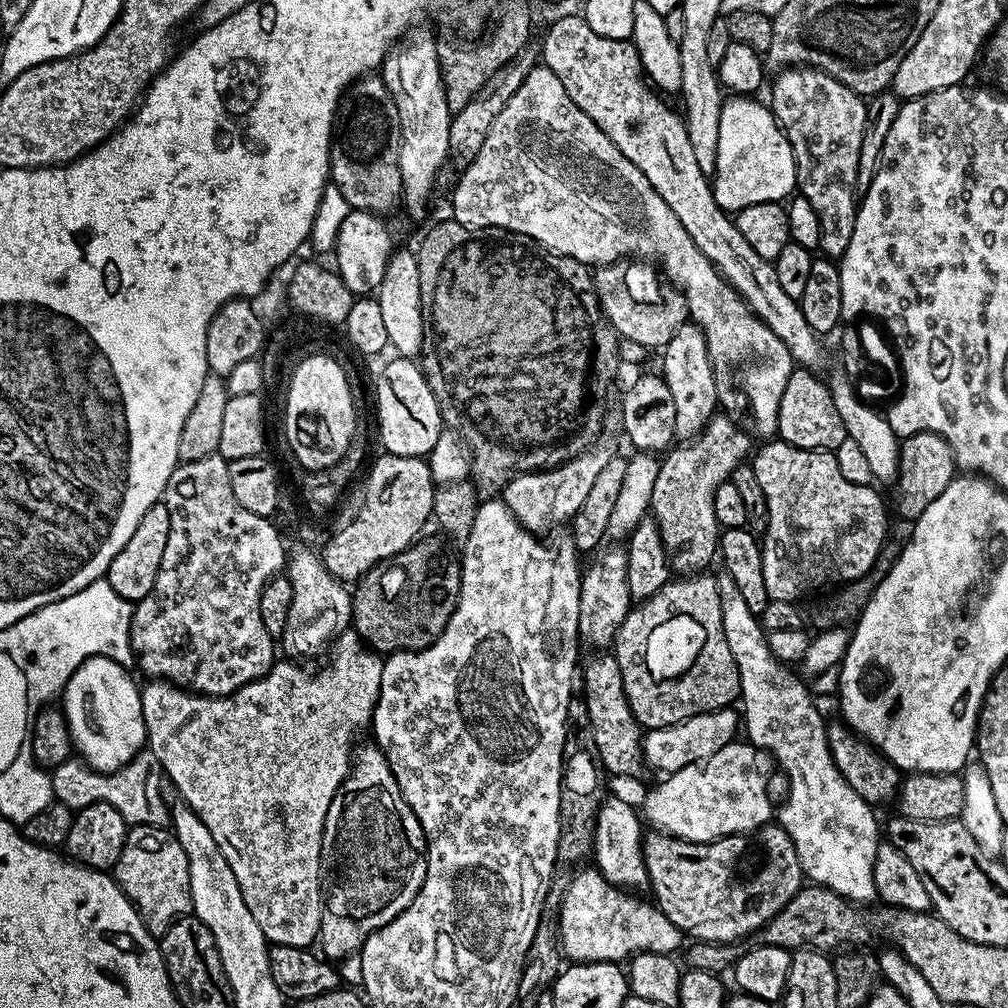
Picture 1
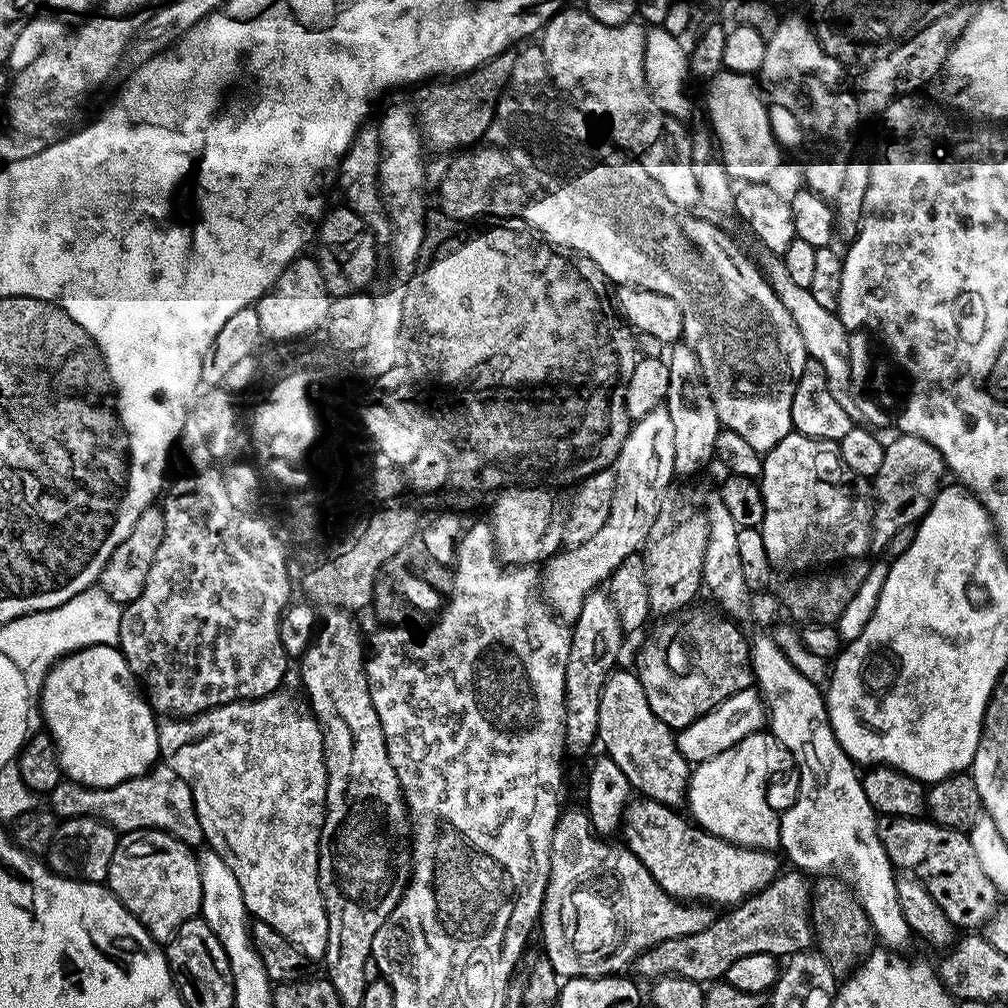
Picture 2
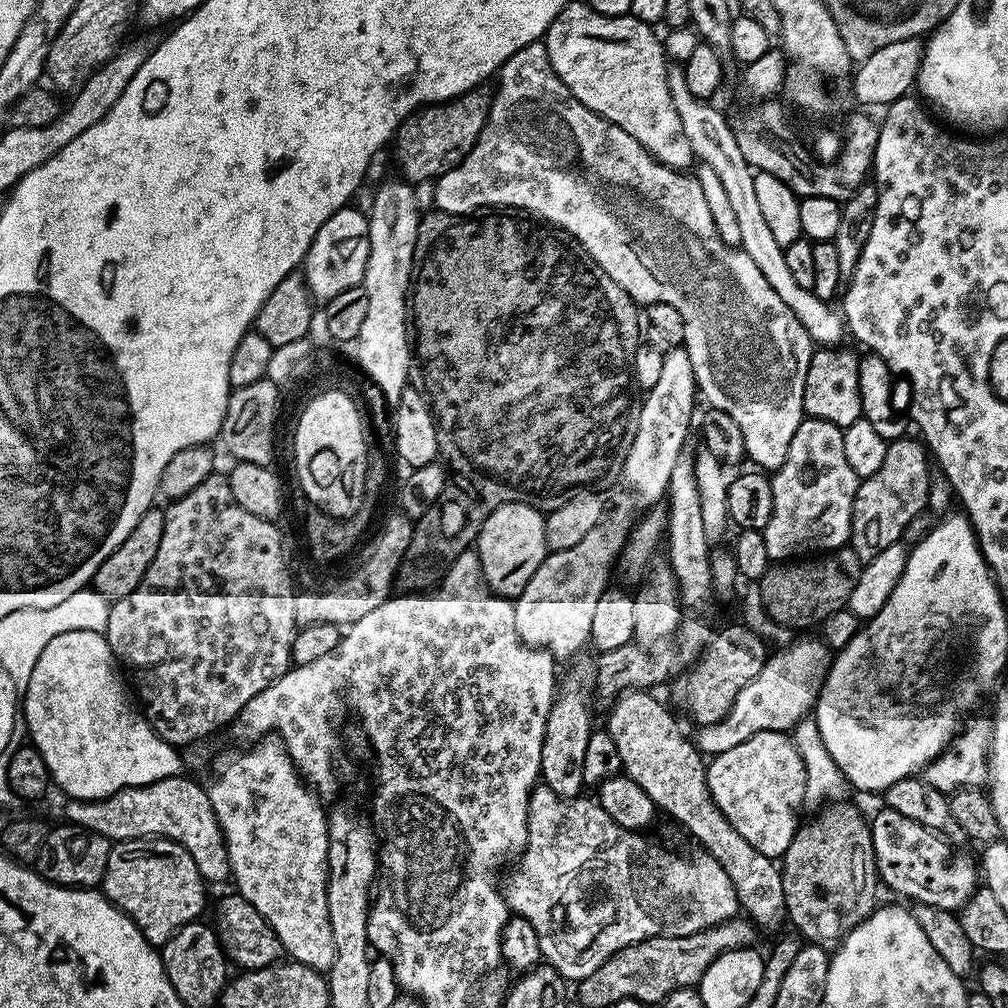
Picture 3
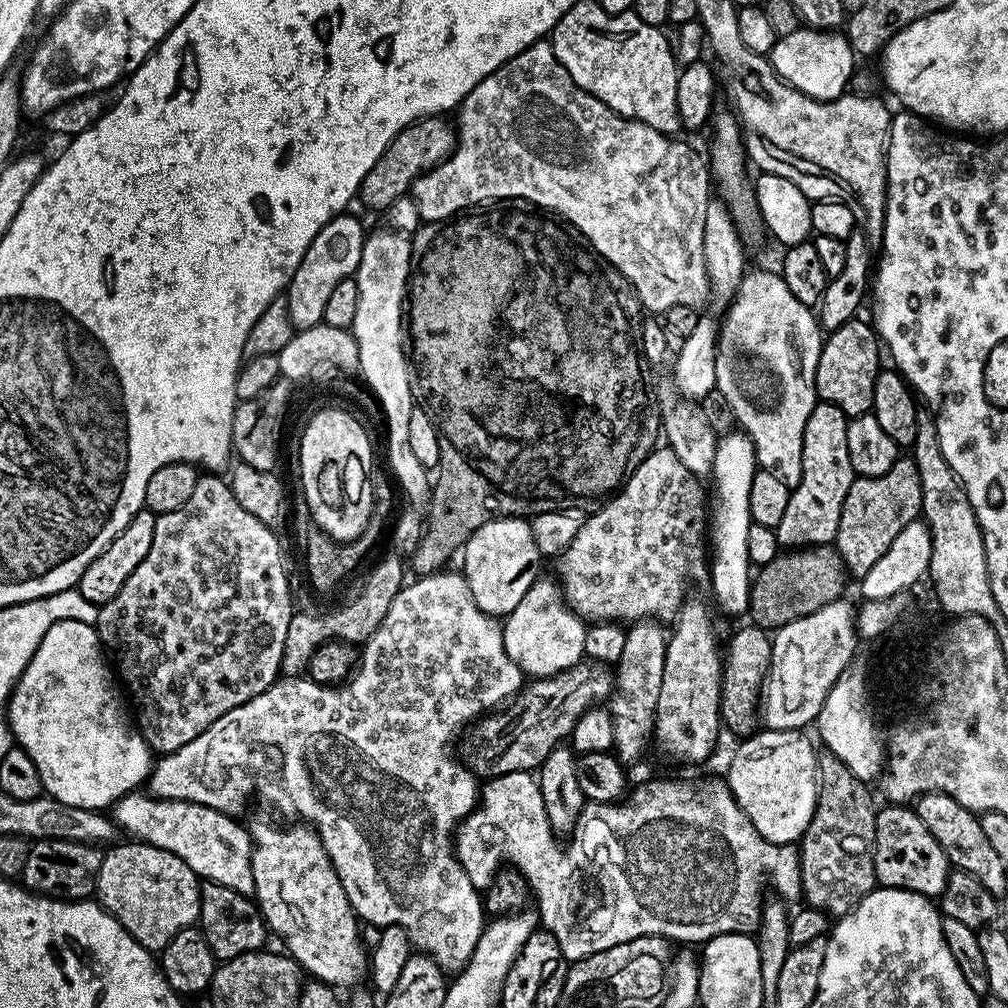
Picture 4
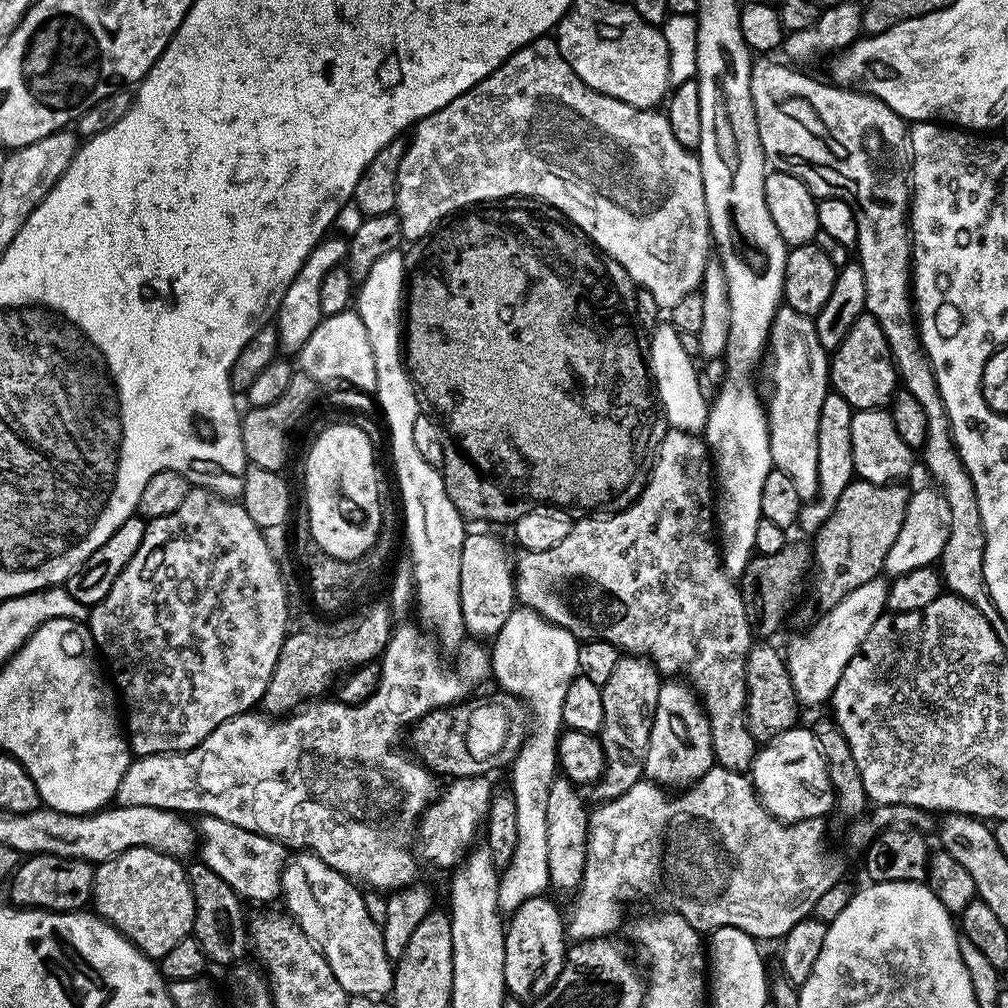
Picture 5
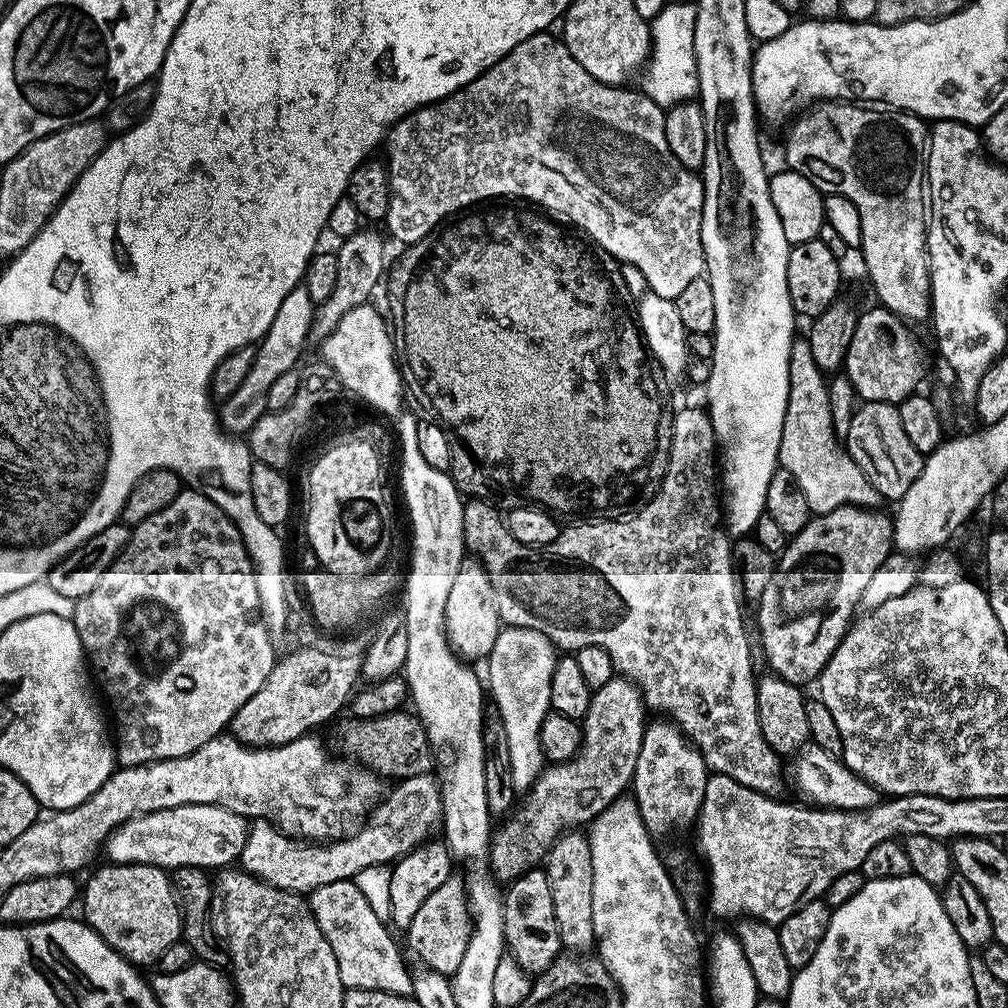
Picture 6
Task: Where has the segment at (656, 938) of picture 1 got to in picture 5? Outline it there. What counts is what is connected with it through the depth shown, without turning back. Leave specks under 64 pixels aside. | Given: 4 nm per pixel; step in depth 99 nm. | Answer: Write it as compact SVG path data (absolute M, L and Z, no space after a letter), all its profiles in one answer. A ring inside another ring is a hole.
M714 766L705 776L695 784L683 789L679 794L666 794L659 784L642 778L626 794L613 800L606 800L595 805L588 818L588 849L586 850L586 870L582 874L582 882L571 897L572 909L566 912L566 936L569 941L599 940L613 935L612 931L620 924L620 899L624 896L624 888L633 888L636 892L648 892L656 888L656 892L665 900L671 911L677 912L688 925L701 934L711 934L716 928L734 926L746 934L755 936L757 941L779 941L798 922L809 919L814 910L814 902L826 894L841 879L840 864L824 849L824 823L823 819L799 820L793 824L785 824L782 820L775 820L762 806L756 796L756 789L745 773L735 772L729 768ZM488 776L456 778L449 783L452 785L441 796L439 793L433 799L418 821L418 856L421 861L429 860L434 867L448 868L447 870L455 869L463 861L466 849L476 836L476 827L479 829L488 815L488 806L494 795L490 781Z

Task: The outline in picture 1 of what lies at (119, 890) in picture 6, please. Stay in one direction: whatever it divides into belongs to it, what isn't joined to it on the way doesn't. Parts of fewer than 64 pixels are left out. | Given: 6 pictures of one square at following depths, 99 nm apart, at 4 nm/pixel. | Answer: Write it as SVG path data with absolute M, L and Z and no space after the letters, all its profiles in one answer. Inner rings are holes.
M151 824L129 827L122 854L114 869L114 879L128 895L128 901L135 906L152 936L164 936L174 921L189 915L192 906L190 866L186 862L186 850L182 850L167 827Z

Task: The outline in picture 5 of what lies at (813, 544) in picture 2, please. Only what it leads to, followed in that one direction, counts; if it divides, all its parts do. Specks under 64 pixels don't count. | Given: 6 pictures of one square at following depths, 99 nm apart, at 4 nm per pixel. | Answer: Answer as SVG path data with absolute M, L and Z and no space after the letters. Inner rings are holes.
M829 391L822 398L822 414L818 414L818 470L816 471L816 497L801 503L800 513L796 519L798 528L808 534L816 533L830 518L842 490L854 479L852 471L852 443L850 442L850 422L853 409L842 394Z

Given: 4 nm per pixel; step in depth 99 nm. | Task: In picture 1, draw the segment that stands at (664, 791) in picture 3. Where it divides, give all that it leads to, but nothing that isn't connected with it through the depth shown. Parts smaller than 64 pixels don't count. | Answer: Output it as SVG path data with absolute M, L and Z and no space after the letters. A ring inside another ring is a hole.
M598 652L583 665L584 696L582 702L590 715L591 732L594 734L596 752L599 754L601 767L609 774L618 776L636 776L644 770L642 729L633 718L628 699L625 698L621 671L615 655Z

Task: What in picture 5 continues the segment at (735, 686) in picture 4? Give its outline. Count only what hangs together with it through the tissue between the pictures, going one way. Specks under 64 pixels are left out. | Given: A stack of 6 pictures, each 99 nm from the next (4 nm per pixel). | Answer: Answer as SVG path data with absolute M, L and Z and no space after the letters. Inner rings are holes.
M756 642L746 658L746 710L748 729L757 745L763 746L778 734L797 727L798 705L785 657L772 642Z

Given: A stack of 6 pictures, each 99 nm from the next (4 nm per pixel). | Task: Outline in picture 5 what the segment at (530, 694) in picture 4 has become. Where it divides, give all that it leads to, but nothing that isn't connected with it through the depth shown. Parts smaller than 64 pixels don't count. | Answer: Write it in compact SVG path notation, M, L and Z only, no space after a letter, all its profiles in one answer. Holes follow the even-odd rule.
M503 690L497 693L493 700L476 700L473 704L461 702L450 708L436 708L412 725L411 751L429 772L437 777L475 778L488 776L499 768L507 769L511 765L528 736L530 713L517 696L510 696Z

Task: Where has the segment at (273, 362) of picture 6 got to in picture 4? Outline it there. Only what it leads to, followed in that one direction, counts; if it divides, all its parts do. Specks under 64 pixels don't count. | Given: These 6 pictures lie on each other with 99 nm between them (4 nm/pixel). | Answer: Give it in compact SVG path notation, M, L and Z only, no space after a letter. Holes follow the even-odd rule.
M348 215L335 216L333 220L326 222L326 226L322 226L322 230L318 230L298 270L294 270L292 281L286 289L293 329L301 330L323 324L326 302L333 293L334 286L338 286L338 282L355 277L358 266L362 262L366 231L364 232L358 217Z

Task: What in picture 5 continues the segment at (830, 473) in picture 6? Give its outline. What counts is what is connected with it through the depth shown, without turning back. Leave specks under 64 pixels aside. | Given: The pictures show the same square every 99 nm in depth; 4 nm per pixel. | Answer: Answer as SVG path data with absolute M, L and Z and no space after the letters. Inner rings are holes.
M787 306L776 312L772 329L768 331L768 348L766 364L768 360L772 393L766 396L766 411L772 466L793 480L801 501L807 502L816 497L818 414L822 414L822 398L830 391L830 356L818 342L815 319Z

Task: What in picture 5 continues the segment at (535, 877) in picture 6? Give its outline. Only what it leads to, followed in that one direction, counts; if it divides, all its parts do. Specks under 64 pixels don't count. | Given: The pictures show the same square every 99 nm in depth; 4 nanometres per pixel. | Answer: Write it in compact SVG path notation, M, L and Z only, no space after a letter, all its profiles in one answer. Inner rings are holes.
M547 895L522 902L511 913L504 933L504 986L513 1000L535 1002L554 986L566 955L566 920Z

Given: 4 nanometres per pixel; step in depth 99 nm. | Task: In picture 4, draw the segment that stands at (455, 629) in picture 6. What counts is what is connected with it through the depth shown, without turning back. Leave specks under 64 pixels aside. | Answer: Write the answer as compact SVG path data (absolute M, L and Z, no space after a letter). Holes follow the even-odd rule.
M501 516L498 520L478 526L478 530L474 530L464 544L463 556L462 571L470 586L470 594L478 610L487 616L507 618L514 606L526 598L526 590L530 590L530 586L541 575L542 557L534 542L531 523L518 516Z

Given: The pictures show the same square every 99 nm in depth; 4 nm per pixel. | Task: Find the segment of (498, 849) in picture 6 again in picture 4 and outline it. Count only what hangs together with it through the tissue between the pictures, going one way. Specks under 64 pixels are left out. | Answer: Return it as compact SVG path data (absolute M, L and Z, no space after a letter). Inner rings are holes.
M655 619L636 623L625 631L625 646L615 665L615 688L606 707L614 722L614 752L621 764L631 766L648 748L656 727L658 693L662 690L662 670L666 662L668 636Z

